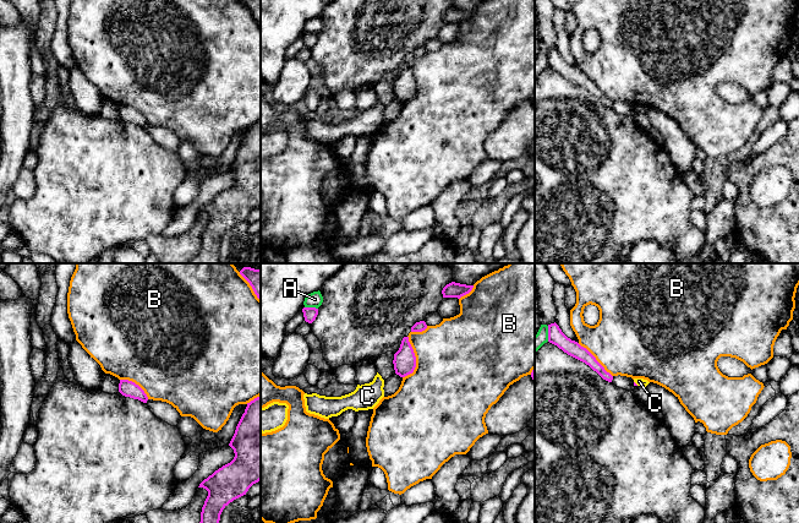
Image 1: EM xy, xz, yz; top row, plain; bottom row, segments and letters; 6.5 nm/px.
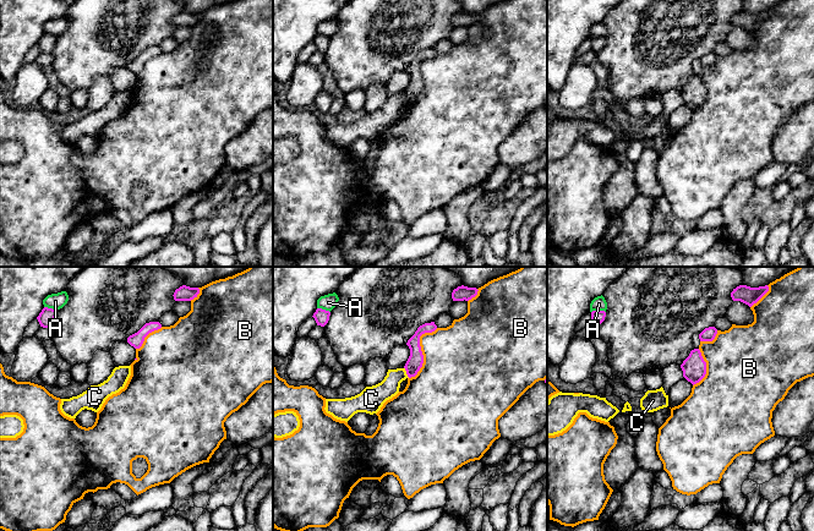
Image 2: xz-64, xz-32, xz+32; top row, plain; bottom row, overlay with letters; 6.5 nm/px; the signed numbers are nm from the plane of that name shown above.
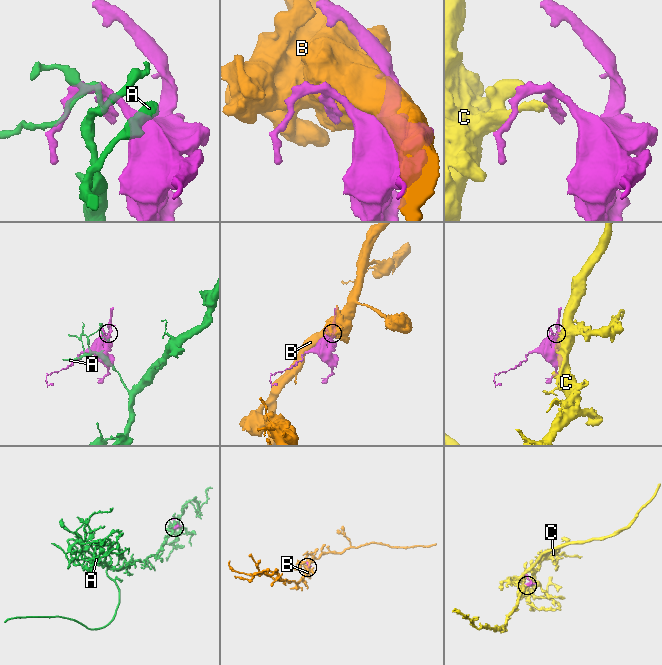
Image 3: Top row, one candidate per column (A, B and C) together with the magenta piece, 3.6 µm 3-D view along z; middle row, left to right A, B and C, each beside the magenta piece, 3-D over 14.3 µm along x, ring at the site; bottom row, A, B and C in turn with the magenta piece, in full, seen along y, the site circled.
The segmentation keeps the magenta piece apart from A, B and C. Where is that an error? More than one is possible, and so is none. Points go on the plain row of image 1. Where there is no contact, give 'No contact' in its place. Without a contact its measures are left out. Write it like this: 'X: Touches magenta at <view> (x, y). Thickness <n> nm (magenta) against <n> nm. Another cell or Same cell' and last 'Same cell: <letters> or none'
A: Touches magenta at xz (311, 33). Thickness 90 nm (magenta) against 100 nm. Another cell
B: Touches magenta at xz (415, 85). Thickness 150 nm (magenta) against 500 nm. Another cell
C: Touches magenta at yz (635, 109). Thickness 20 nm (magenta) against 50 nm. Another cell
Same cell: none

